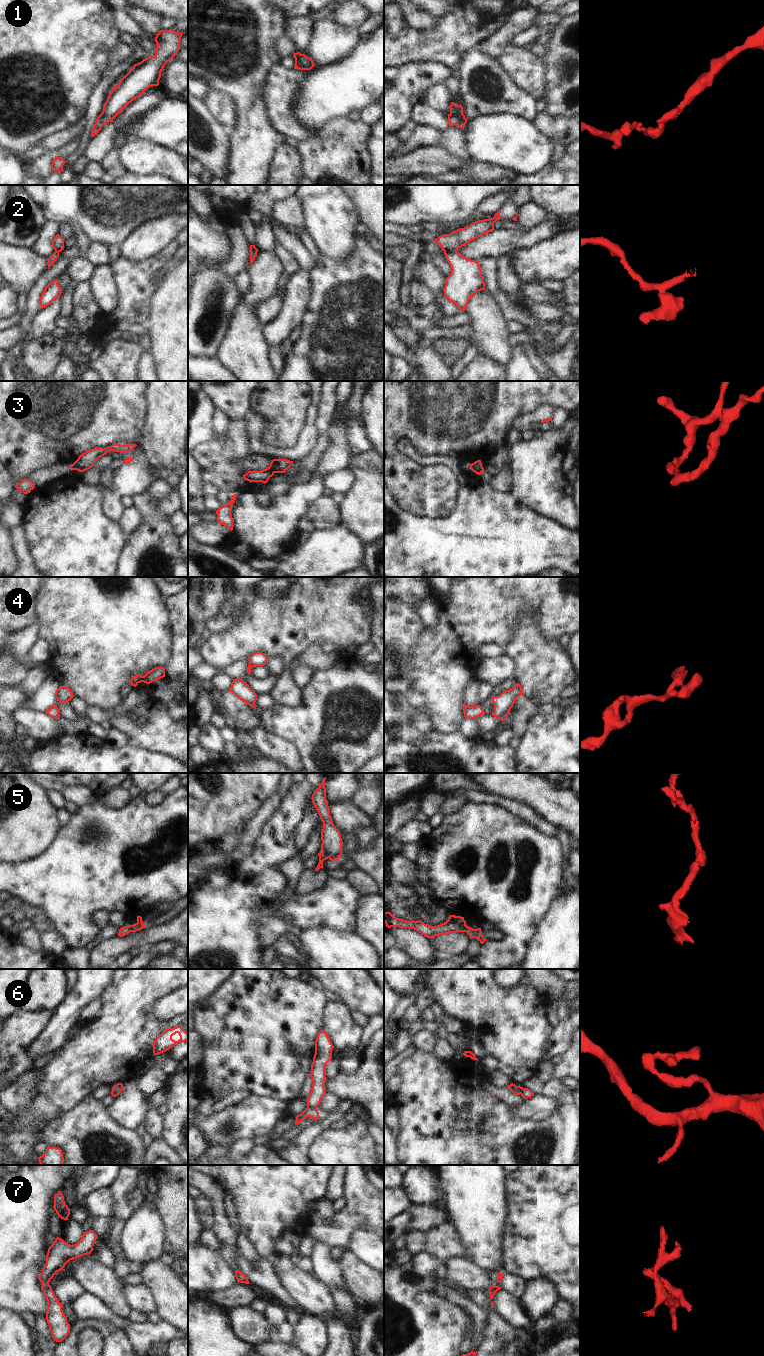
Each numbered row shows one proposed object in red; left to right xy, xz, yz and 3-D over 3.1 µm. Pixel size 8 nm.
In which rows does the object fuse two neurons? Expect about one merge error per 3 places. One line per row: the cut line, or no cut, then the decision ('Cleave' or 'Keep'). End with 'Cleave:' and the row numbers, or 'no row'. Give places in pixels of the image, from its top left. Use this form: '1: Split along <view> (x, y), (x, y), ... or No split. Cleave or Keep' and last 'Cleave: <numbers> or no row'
1: No split. Keep
2: Split along yz (456, 250), (444, 252). Cleave
3: Split along xz (268, 467), (273, 473). Cleave
4: No split. Keep
5: No split. Keep
6: Split along xz (307, 1105), (316, 1108). Cleave
7: No split. Keep
Cleave: 2, 3, 6

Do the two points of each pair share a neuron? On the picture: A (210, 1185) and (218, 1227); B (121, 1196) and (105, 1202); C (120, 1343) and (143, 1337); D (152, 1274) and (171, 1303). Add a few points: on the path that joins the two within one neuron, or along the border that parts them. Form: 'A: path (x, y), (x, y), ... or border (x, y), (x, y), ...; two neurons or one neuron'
A: path (215, 1195), (218, 1205), (218, 1217); one neuron
B: border (107, 1188), (113, 1200), (112, 1216); two neurons
C: border (112, 1325), (121, 1329), (132, 1345); two neurons
D: path (159, 1281), (171, 1296); one neuron

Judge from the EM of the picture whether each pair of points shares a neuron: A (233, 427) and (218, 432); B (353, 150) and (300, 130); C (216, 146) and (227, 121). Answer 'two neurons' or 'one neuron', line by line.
A: two neurons
B: two neurons
C: two neurons

